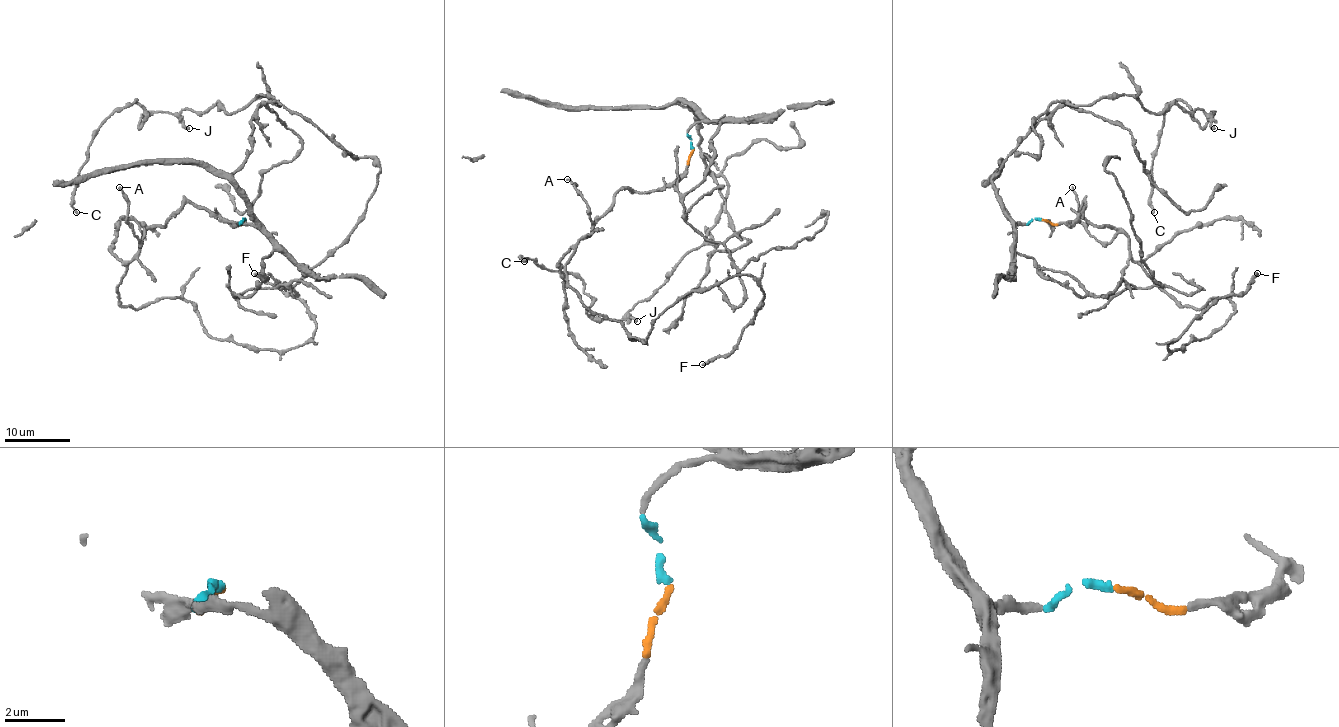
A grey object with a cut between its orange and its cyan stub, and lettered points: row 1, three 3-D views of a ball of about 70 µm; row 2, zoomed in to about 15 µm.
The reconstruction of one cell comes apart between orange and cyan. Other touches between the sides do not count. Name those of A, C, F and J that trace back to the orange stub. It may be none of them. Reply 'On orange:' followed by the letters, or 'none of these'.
On orange: A, F

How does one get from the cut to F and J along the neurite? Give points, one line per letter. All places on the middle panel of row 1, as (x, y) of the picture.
F: (693, 149), (673, 180), (614, 195), (566, 282), (645, 340), (682, 299), (749, 274), (762, 305), (701, 365)
J: (693, 149), (688, 131), (701, 119), (680, 99), (728, 197), (706, 240), (632, 307), (637, 320)

